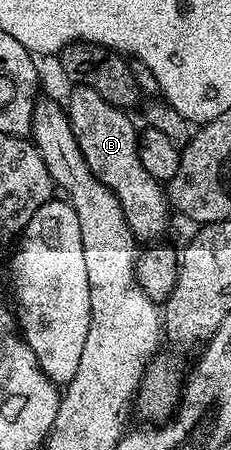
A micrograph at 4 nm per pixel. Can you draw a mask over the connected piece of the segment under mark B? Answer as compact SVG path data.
M79 85L71 89L66 103L66 115L68 125L74 130L74 138L78 142L78 150L82 150L82 158L86 158L86 166L90 166L92 173L104 183L110 191L118 197L124 211L126 222L133 233L142 239L152 242L156 235L168 224L168 212L170 205L168 197L162 191L161 181L155 180L146 170L146 166L140 164L140 146L138 143L138 128L132 125L132 120L123 108L116 108L98 90L90 90L90 86Z

